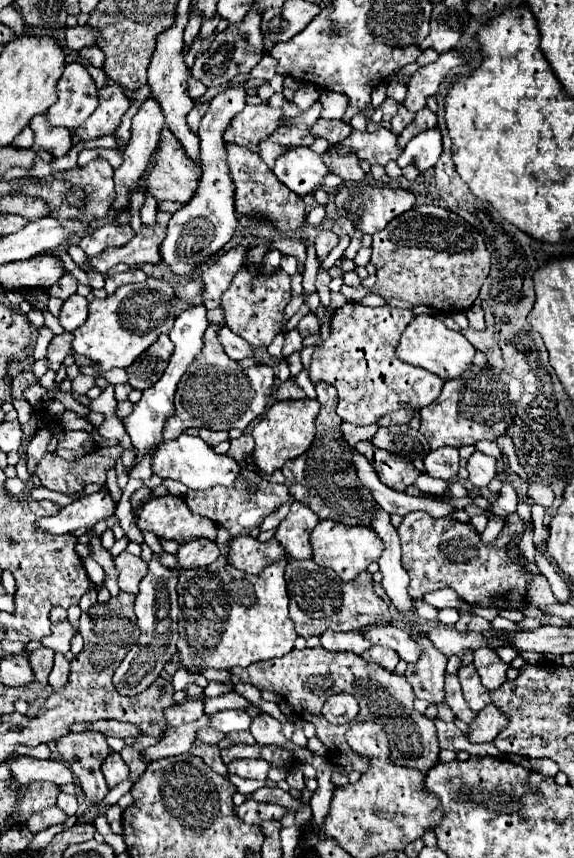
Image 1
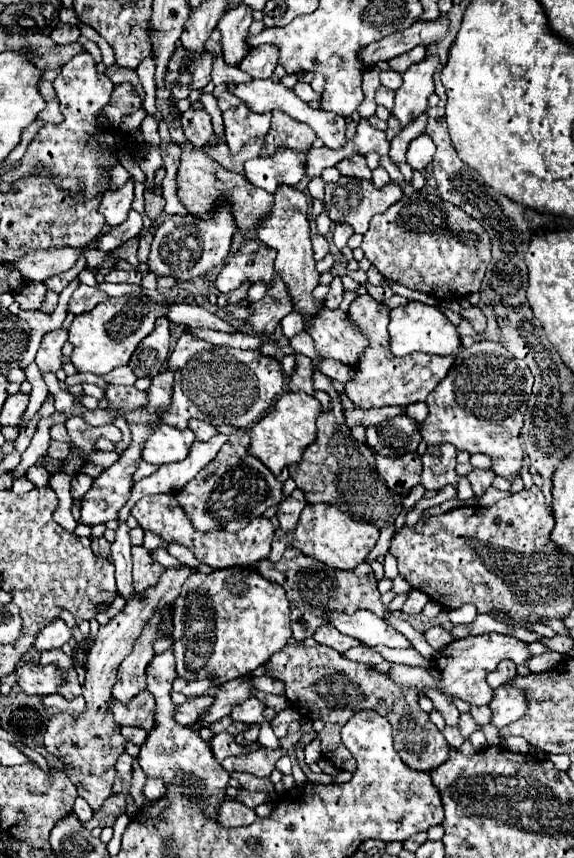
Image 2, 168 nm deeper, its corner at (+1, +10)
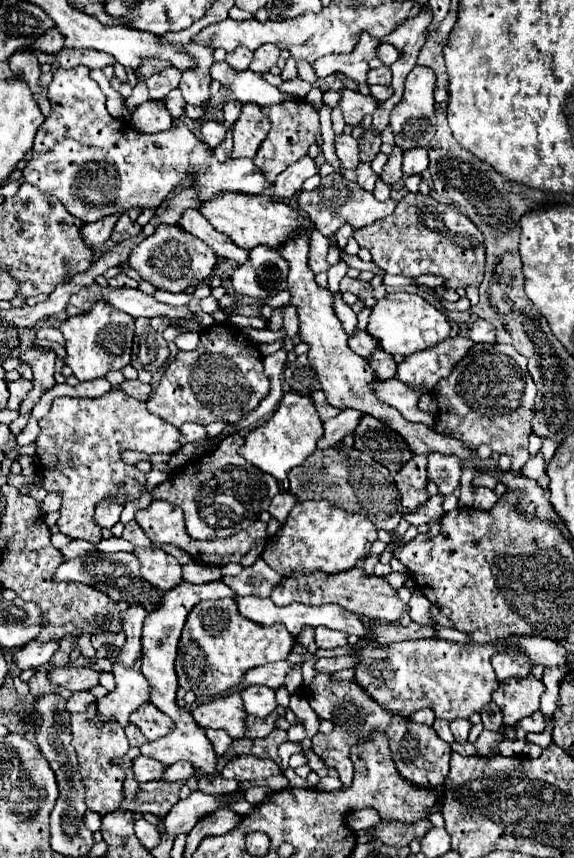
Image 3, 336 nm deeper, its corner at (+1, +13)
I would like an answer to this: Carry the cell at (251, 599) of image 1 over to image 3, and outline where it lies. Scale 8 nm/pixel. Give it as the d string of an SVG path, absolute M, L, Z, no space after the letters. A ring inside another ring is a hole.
M234 597L200 601L190 611L178 643L178 683L184 689L192 689L196 697L222 695L224 691L236 687L248 669L286 659L294 643L296 639L286 625L266 627L242 617Z

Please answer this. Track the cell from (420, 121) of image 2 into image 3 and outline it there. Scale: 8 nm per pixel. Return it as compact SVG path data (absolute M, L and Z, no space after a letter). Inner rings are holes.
M394 145L392 153L390 153L390 157L388 157L388 163L384 165L382 177L384 177L384 181L390 183L390 185L394 185L394 183L402 177L402 153L404 153L404 151L402 151L398 145Z

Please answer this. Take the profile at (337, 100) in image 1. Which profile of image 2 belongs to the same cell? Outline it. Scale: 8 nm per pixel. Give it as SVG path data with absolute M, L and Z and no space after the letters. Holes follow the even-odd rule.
M298 82L296 86L294 86L294 92L304 100L304 102L312 102L312 100L320 100L320 96L312 90L312 86L310 84L306 84L306 82Z

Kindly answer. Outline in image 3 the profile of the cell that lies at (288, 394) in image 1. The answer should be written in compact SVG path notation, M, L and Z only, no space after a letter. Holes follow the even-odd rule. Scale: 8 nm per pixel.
M300 355L300 357L296 357L294 363L286 365L284 381L290 385L292 391L298 391L306 397L310 397L314 391L320 389L318 375L314 373L314 367L308 363L306 355Z

